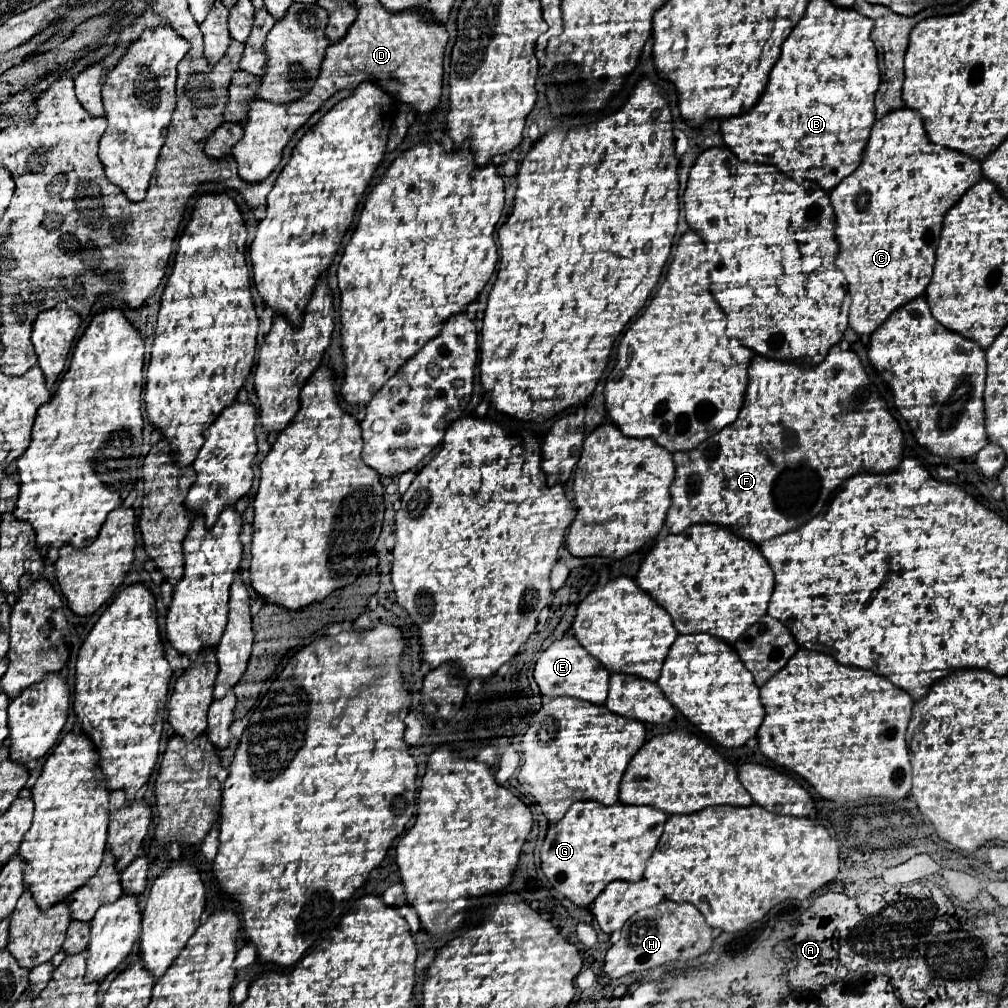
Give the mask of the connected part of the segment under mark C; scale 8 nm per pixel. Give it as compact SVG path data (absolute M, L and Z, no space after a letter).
M903 107L875 121L861 165L829 193L835 211L835 239L839 243L835 265L847 277L847 291L853 299L849 327L855 333L871 335L897 307L925 293L933 275L943 217L979 179L983 179L979 161L949 147L933 145L925 135L923 119L917 111Z

